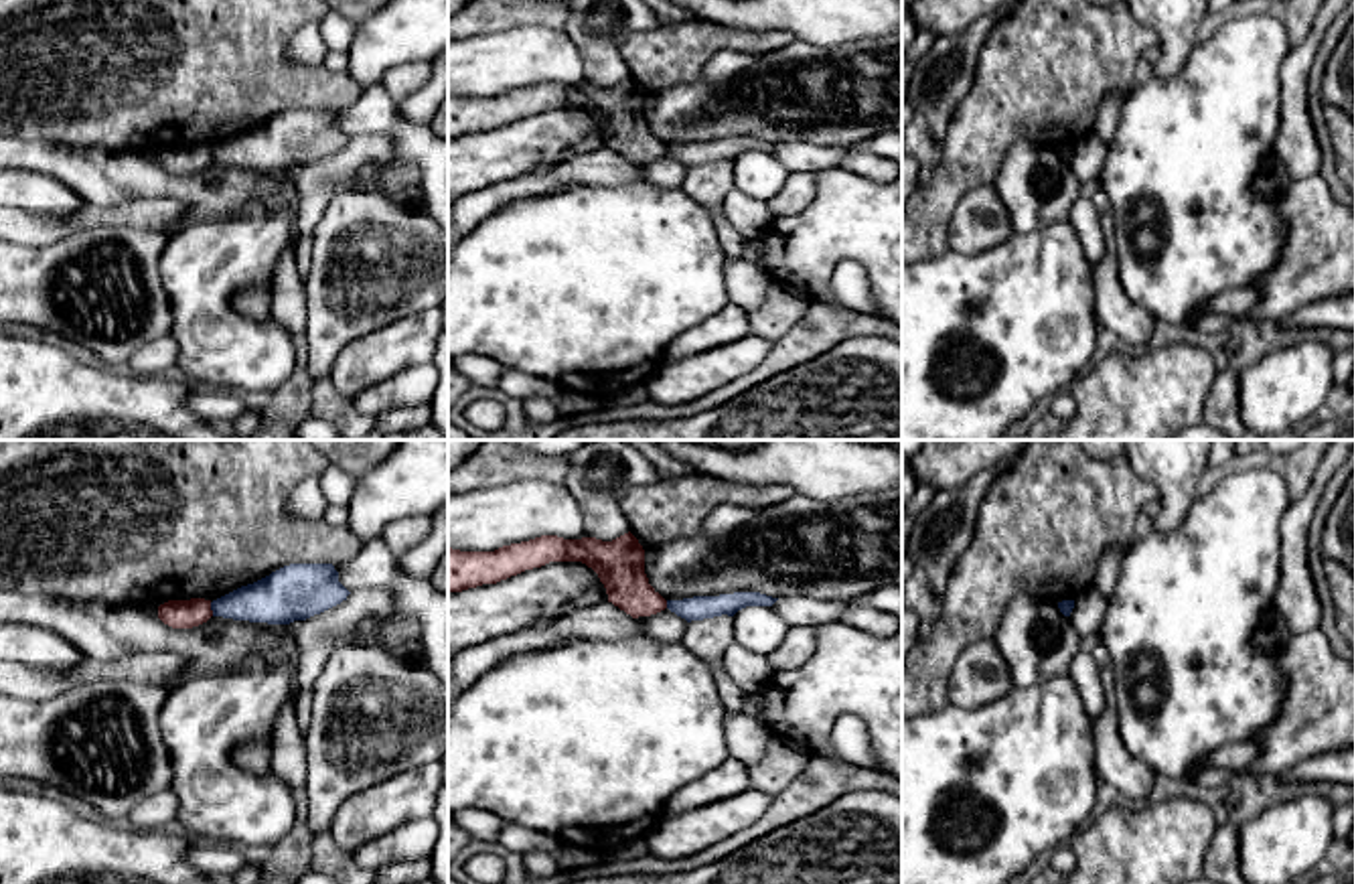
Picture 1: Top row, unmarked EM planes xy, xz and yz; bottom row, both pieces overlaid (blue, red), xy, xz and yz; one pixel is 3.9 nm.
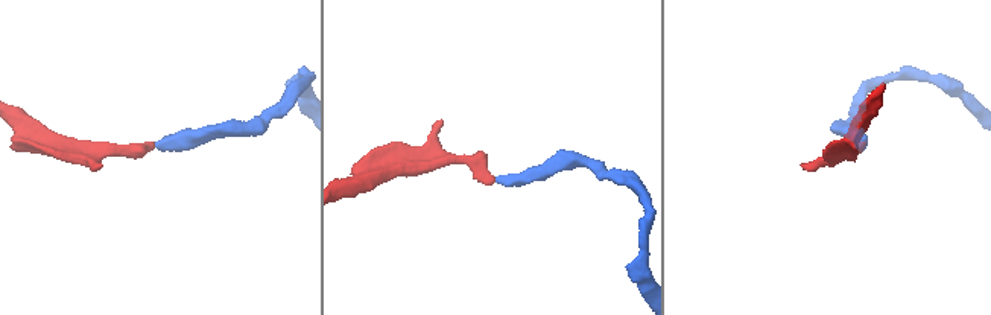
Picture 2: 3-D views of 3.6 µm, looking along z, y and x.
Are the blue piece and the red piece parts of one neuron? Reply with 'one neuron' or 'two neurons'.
two neurons

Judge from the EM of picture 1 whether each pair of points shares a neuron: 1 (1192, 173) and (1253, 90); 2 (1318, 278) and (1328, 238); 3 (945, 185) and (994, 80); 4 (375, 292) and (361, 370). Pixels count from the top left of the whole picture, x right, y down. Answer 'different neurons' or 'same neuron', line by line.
1: same neuron
2: same neuron
3: same neuron
4: different neurons

